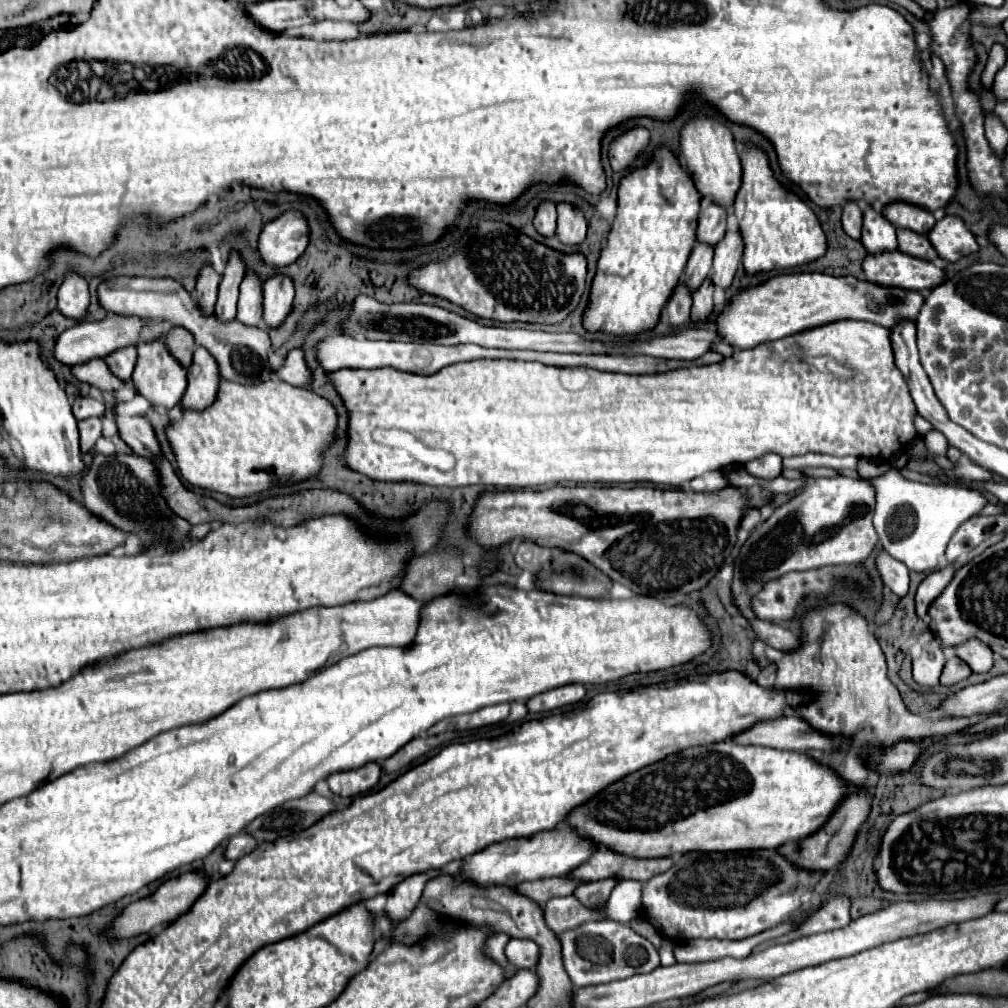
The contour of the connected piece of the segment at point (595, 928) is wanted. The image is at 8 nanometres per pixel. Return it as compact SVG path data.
M613 920L583 922L577 928L559 934L559 942L565 970L575 988L607 984L611 980L623 980L635 974L647 974L659 966L659 954L653 944L647 938L635 934L627 924Z

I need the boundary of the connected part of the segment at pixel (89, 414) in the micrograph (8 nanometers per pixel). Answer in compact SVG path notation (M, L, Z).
M75 396L73 398L73 414L75 418L101 418L103 416L103 402L91 398L91 396Z

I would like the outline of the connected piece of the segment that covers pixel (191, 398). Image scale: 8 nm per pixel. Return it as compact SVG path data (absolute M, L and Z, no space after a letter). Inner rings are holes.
M199 346L193 354L193 362L187 368L187 390L183 394L183 408L205 410L215 402L215 394L219 390L219 366L215 358L207 352L207 348Z

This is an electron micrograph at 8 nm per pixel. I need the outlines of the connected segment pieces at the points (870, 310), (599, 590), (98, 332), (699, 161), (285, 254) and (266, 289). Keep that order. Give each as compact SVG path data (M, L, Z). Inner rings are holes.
M793 272L793 274L779 274L779 276L773 276L773 278L767 278L765 282L757 284L757 286L747 286L743 290L739 290L731 300L729 300L729 306L727 310L723 310L717 318L715 318L715 332L719 332L719 338L727 344L731 344L733 348L753 348L757 344L763 344L763 342L771 342L771 340L779 340L779 338L785 338L785 336L791 336L791 334L797 334L797 332L803 332L803 330L809 330L809 328L815 328L815 326L823 326L823 324L829 324L829 322L835 322L835 320L843 320L843 318L853 318L853 320L867 320L867 322L875 322L879 326L883 326L885 320L889 320L889 326L885 328L891 328L897 320L903 320L903 318L909 318L909 320L917 320L917 314L919 314L919 308L923 306L923 296L919 292L913 292L913 290L903 290L903 288L883 288L883 286L877 286L877 284L871 284L871 282L865 282L865 280L857 280L853 276L829 276L829 274L819 274L819 272Z
M553 548L551 562L535 574L535 586L555 594L575 594L583 598L601 598L609 594L613 580L603 576L595 566L587 564L573 552Z
M109 314L107 318L103 318L101 322L79 322L77 326L65 330L57 344L55 344L55 358L63 364L69 366L77 366L83 364L91 358L105 358L107 354L111 354L117 348L123 348L127 344L137 344L141 340L155 340L157 336L163 336L163 332L167 330L165 322L161 320L141 320L137 316L117 316L117 314Z
M695 116L681 128L681 152L685 156L687 170L691 172L697 190L703 196L711 196L713 202L731 208L735 194L741 186L741 160L735 150L735 140L727 124L717 116Z
M287 210L273 222L267 222L259 236L259 252L261 252L263 260L275 268L293 264L305 252L307 246L309 246L309 224L299 210Z
M275 274L263 284L263 326L275 328L285 322L291 312L293 282L287 274Z

